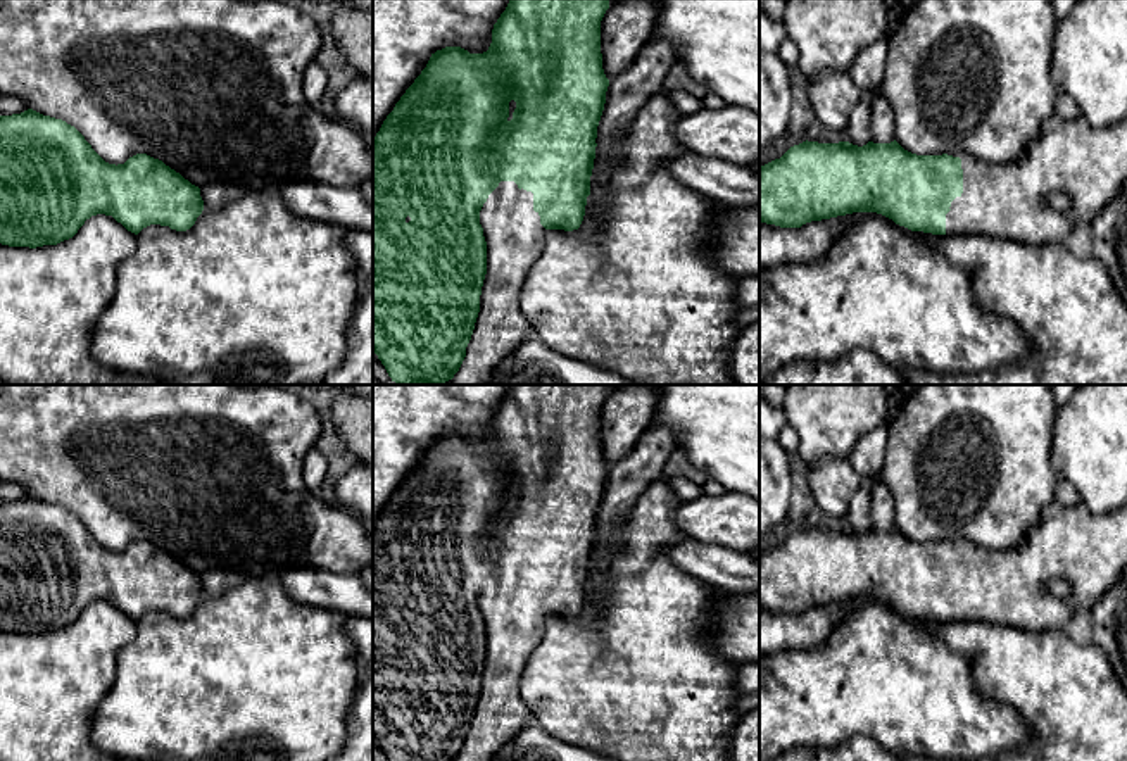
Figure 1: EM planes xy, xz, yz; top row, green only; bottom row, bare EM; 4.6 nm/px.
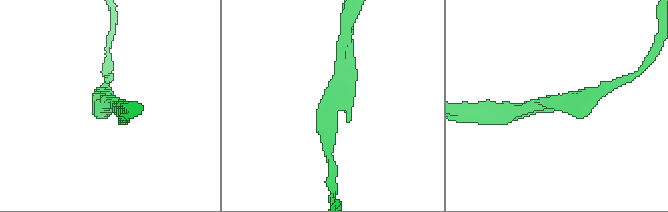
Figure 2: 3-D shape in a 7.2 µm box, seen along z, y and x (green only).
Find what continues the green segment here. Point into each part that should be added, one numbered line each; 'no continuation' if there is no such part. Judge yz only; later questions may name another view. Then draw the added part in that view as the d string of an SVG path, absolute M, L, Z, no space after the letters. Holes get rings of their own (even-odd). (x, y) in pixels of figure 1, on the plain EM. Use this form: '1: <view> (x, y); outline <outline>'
1: yz (1088, 551); outline M1053 500L1044 514L1041 516L1039 523L1015 545L1003 552L994 552L994 550L985 550L968 540L953 540L953 544L961 545L961 556L963 556L963 580L956 583L951 588L951 597L946 601L946 621L982 621L982 623L996 623L996 625L1010 625L1020 630L1034 630L1034 632L1042 632L1042 630L1065 630L1067 625L1072 621L1075 614L1080 614L1084 611L1092 611L1096 602L1117 583L1120 575L1124 573L1127 566L1127 506L1120 509L1113 509L1103 514L1092 514L1084 502L1079 502L1072 507L1067 507L1060 504L1058 500ZM1061 580L1072 587L1072 595L1068 599L1060 599L1055 597L1048 587Z

